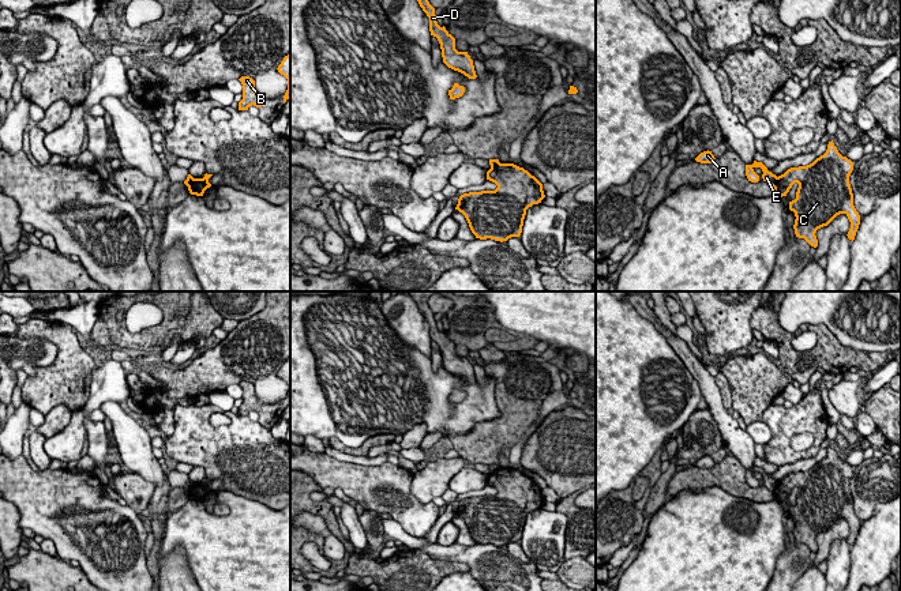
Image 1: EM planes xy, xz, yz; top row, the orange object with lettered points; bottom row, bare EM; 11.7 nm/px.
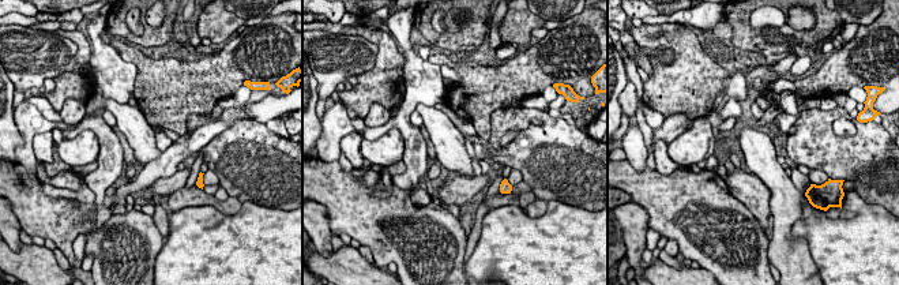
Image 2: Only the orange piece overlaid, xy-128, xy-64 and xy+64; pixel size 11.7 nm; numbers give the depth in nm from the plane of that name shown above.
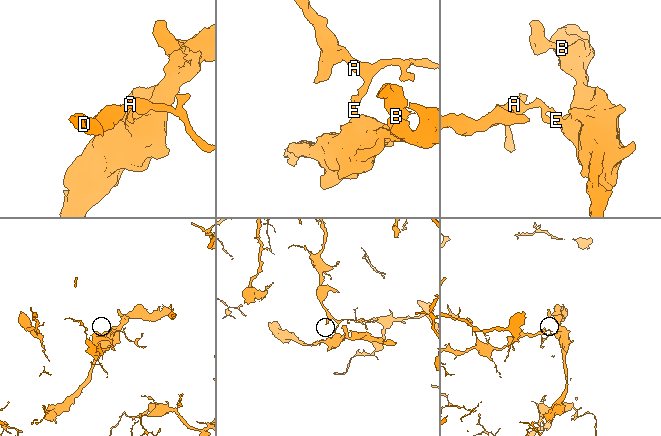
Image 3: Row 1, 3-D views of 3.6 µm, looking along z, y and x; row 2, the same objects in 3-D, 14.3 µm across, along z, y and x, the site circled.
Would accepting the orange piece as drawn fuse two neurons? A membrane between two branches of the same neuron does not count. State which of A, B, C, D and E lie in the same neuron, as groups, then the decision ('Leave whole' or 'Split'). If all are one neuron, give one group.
Groups: A D E / B C. Split

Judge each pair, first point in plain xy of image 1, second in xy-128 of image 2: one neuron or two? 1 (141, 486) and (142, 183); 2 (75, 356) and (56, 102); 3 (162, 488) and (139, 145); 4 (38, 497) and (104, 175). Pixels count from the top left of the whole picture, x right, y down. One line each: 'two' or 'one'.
1: two
2: one
3: one
4: two

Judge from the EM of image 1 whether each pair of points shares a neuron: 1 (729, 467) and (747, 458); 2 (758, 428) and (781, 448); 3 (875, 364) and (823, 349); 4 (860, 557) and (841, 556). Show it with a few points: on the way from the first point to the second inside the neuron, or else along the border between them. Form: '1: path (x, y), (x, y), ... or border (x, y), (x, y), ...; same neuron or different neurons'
1: border (732, 454), (746, 469); different neurons
2: border (761, 420), (770, 432), (770, 439), (764, 445); different neurons
3: path (863, 358), (836, 357); same neuron
4: border (851, 550), (851, 571), (848, 576); different neurons

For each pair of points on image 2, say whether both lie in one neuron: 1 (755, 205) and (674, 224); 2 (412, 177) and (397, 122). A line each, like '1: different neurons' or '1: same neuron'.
1: different neurons
2: same neuron

